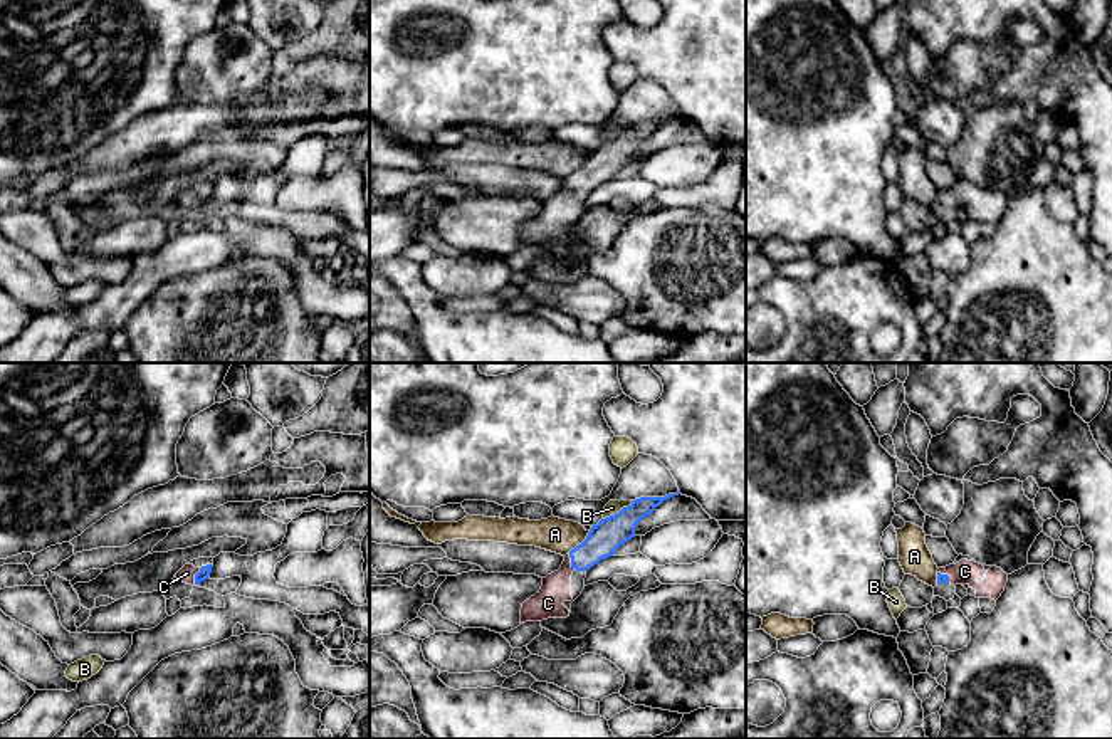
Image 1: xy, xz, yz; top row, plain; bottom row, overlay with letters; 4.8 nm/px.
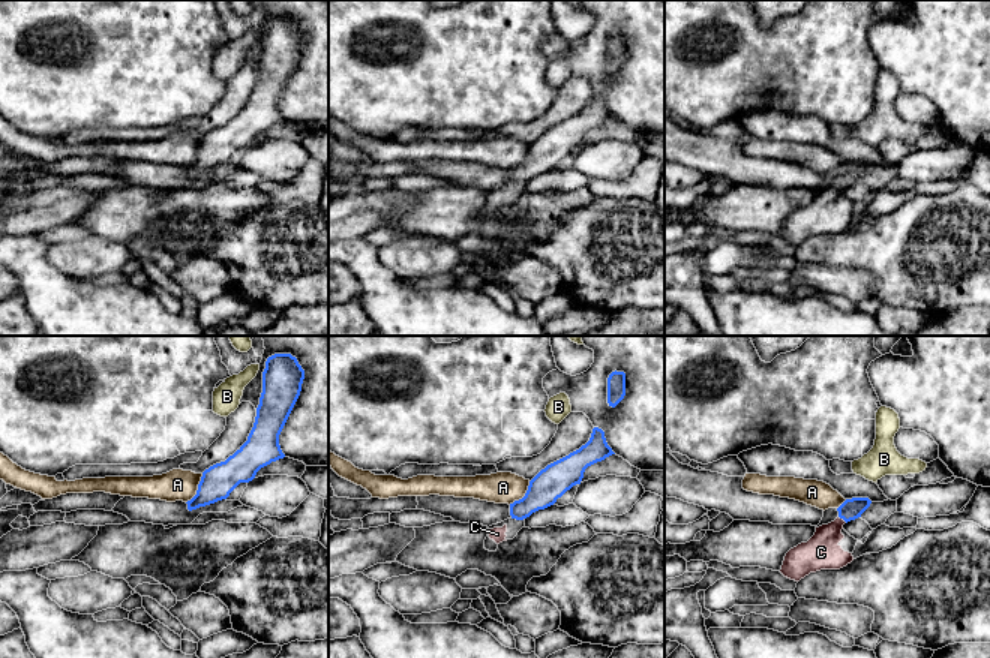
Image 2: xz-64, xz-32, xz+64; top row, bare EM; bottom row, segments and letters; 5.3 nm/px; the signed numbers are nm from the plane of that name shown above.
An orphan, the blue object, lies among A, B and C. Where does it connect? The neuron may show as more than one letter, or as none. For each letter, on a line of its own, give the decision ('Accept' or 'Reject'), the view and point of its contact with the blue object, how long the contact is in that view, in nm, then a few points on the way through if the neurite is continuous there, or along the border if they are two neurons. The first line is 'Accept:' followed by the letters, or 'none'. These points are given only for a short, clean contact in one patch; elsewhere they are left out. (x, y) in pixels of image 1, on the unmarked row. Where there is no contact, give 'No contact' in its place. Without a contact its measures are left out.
Accept: C
A: Reject. Touches blue at xz (582, 167). Shared border 160 nm
B: Reject. Touches blue at xz (617, 136). Shared border 170 nm
C: Accept. Touches blue at xz (571, 187). Shared border 90 nm. Path across: xz (608, 158), (587, 178), (571, 187), (548, 227)

